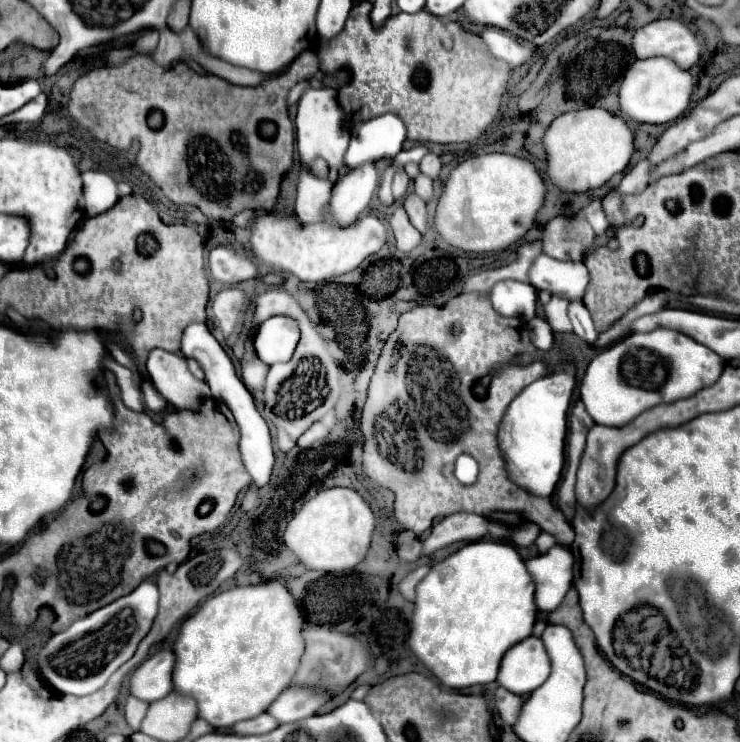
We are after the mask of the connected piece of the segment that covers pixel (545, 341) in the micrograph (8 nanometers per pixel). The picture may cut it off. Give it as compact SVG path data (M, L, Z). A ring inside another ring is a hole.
M534 317L527 323L532 343L539 350L549 350L554 342L553 331L545 319Z

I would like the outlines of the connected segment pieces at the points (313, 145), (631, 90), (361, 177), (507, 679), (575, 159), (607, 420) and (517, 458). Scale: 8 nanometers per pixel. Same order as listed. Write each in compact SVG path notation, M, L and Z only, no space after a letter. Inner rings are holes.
M307 89L299 101L299 113L295 119L297 125L297 151L301 165L311 167L315 159L325 159L329 167L341 171L345 169L345 151L349 147L349 135L343 131L343 111L337 101L335 89Z
M651 57L643 61L635 61L625 73L623 85L619 89L619 103L623 115L639 123L671 123L679 119L691 103L691 93L695 89L695 77L681 69L669 57Z
M373 161L345 173L333 187L329 201L329 215L339 225L351 225L359 213L369 205L379 187L379 171Z
M527 637L505 655L505 665L501 665L501 677L497 681L513 693L529 695L545 683L549 673L551 661L543 641L539 637Z
M587 107L559 115L545 133L547 175L563 191L583 193L605 185L615 173L625 171L635 151L635 131L619 115L601 107Z
M659 327L651 333L627 335L623 341L617 341L605 351L601 351L589 363L579 391L581 391L581 401L585 403L585 409L593 417L595 423L609 425L609 427L621 427L633 421L645 409L651 409L653 405L691 397L699 389L713 385L719 379L719 375L721 375L721 357L717 353L713 353L711 349L707 349L705 345L693 341L691 337L683 333L675 333L671 329Z
M547 375L519 393L501 421L499 449L505 457L509 479L523 489L529 489L529 493L537 493L539 497L553 495L553 489L561 477L561 469L565 463L563 449L567 435L567 409L573 389L573 375Z

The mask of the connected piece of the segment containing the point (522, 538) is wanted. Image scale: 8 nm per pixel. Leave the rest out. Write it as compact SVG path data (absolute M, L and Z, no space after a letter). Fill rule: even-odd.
M525 523L525 525L521 525L519 529L515 529L513 533L509 533L507 539L509 539L511 543L519 545L519 547L529 547L529 545L535 543L535 539L537 539L539 533L541 533L539 525L535 525L535 523Z

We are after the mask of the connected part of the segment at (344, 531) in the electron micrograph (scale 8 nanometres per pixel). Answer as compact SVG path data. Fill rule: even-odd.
M333 487L319 491L301 507L299 513L295 513L295 517L287 523L283 539L307 569L329 573L347 571L365 559L375 523L377 519L371 505L355 489Z

